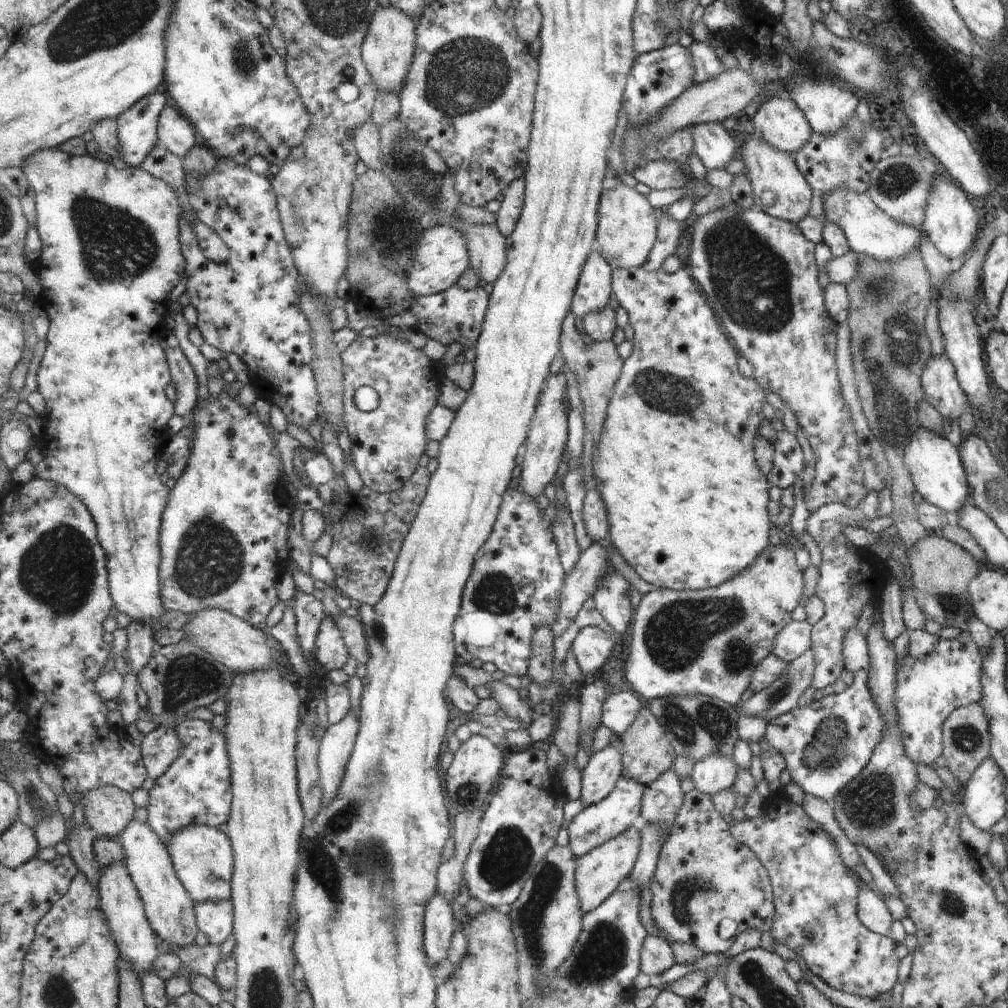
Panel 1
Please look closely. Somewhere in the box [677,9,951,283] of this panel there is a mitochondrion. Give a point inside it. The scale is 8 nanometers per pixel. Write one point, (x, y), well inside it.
(896, 180)

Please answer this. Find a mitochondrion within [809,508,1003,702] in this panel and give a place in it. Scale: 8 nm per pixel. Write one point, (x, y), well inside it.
(950, 604)

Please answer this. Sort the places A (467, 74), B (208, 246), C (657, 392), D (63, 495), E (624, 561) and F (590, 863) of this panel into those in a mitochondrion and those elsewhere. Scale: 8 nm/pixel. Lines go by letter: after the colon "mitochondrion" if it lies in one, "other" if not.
A: mitochondrion
B: other
C: mitochondrion
D: other
E: other
F: other

